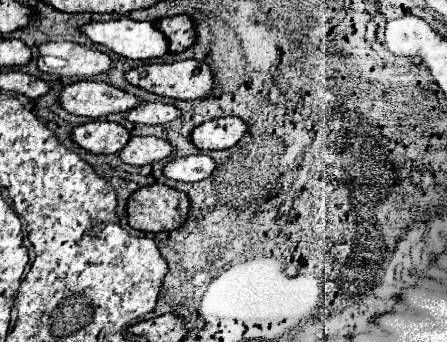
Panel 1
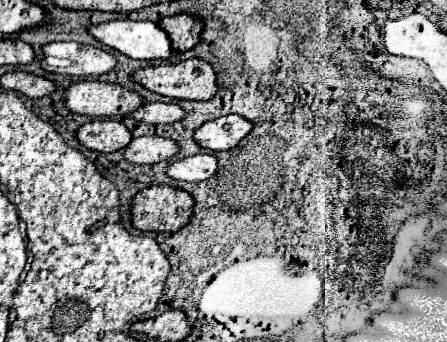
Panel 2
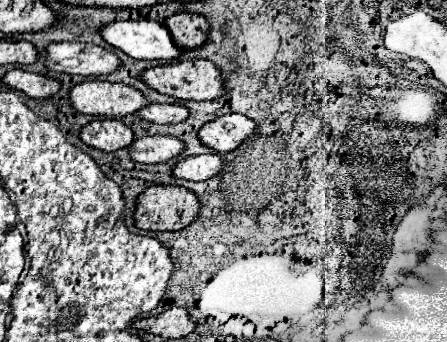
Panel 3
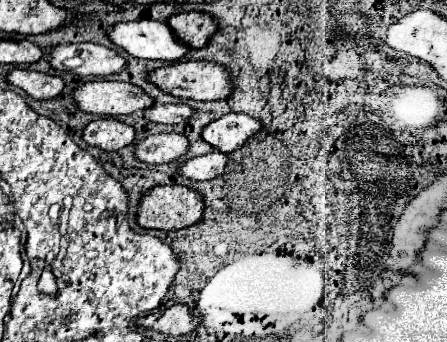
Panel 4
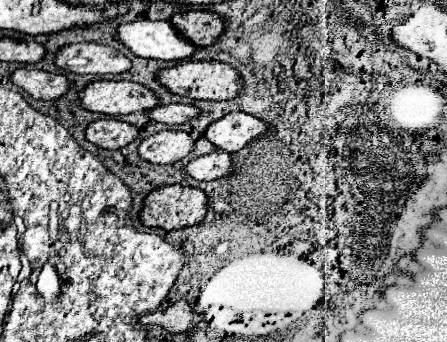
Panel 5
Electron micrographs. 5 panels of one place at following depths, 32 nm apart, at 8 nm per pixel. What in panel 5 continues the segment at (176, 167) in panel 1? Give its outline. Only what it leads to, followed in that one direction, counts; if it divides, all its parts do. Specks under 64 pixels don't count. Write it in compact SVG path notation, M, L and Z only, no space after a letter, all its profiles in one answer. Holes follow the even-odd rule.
M216 150L208 156L200 156L192 160L186 166L186 170L196 180L216 180L216 178L224 178L230 172L230 166L232 166L232 154L224 150Z

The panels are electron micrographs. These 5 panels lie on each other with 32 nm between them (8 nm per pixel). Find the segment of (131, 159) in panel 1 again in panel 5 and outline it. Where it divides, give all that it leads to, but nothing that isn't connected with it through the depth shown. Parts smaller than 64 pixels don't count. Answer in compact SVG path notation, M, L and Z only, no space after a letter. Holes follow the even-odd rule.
M162 130L148 136L140 148L140 156L154 164L174 164L192 152L192 138L184 130Z

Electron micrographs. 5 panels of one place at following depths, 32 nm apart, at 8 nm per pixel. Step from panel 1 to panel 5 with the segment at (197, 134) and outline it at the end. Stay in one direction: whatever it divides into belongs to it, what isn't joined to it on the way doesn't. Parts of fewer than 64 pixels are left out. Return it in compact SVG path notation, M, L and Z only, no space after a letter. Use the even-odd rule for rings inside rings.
M230 112L224 118L212 122L206 130L206 138L226 152L238 152L248 146L256 136L264 134L268 124L246 112Z

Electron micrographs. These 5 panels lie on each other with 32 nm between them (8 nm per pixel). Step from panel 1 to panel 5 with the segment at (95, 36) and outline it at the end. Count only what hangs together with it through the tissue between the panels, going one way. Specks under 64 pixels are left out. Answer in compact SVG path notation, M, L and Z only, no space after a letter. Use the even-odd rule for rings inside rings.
M138 20L122 24L116 38L124 42L136 56L156 60L184 60L190 58L198 48L176 32L168 20Z

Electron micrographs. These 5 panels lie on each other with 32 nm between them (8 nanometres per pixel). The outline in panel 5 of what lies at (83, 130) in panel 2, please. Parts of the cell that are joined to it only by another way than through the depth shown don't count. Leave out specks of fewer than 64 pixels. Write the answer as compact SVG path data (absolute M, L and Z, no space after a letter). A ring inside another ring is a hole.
M106 118L106 120L96 120L88 126L86 138L106 150L118 150L128 146L132 140L138 138L138 128L134 124Z

